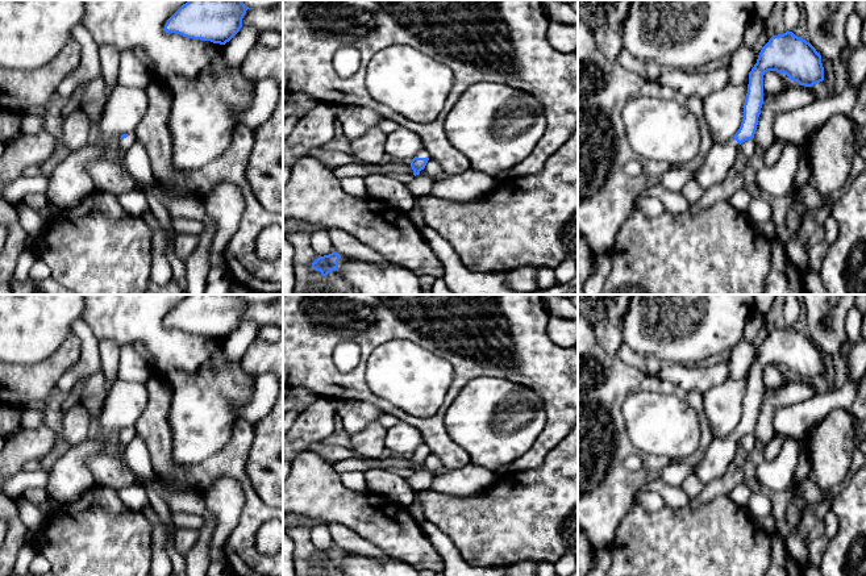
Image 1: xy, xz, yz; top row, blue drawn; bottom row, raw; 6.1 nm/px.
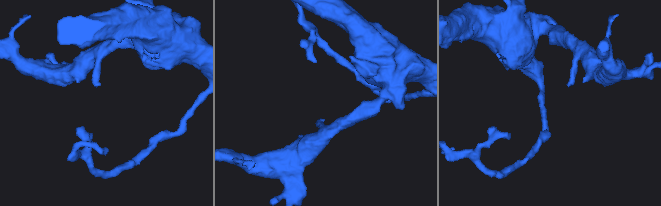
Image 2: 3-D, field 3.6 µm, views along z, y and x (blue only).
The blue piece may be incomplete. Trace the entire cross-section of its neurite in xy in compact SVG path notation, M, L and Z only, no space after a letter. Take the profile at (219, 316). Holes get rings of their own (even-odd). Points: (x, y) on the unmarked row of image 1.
M188 295L167 314L165 325L225 339L242 322L247 304L241 295Z

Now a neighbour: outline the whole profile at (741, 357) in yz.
M740 341L728 356L730 380L741 380L754 362L755 347L753 342Z

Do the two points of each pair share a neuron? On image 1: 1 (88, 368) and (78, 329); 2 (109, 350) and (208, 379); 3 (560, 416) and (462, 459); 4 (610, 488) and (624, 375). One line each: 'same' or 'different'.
1: same
2: different
3: same
4: same

